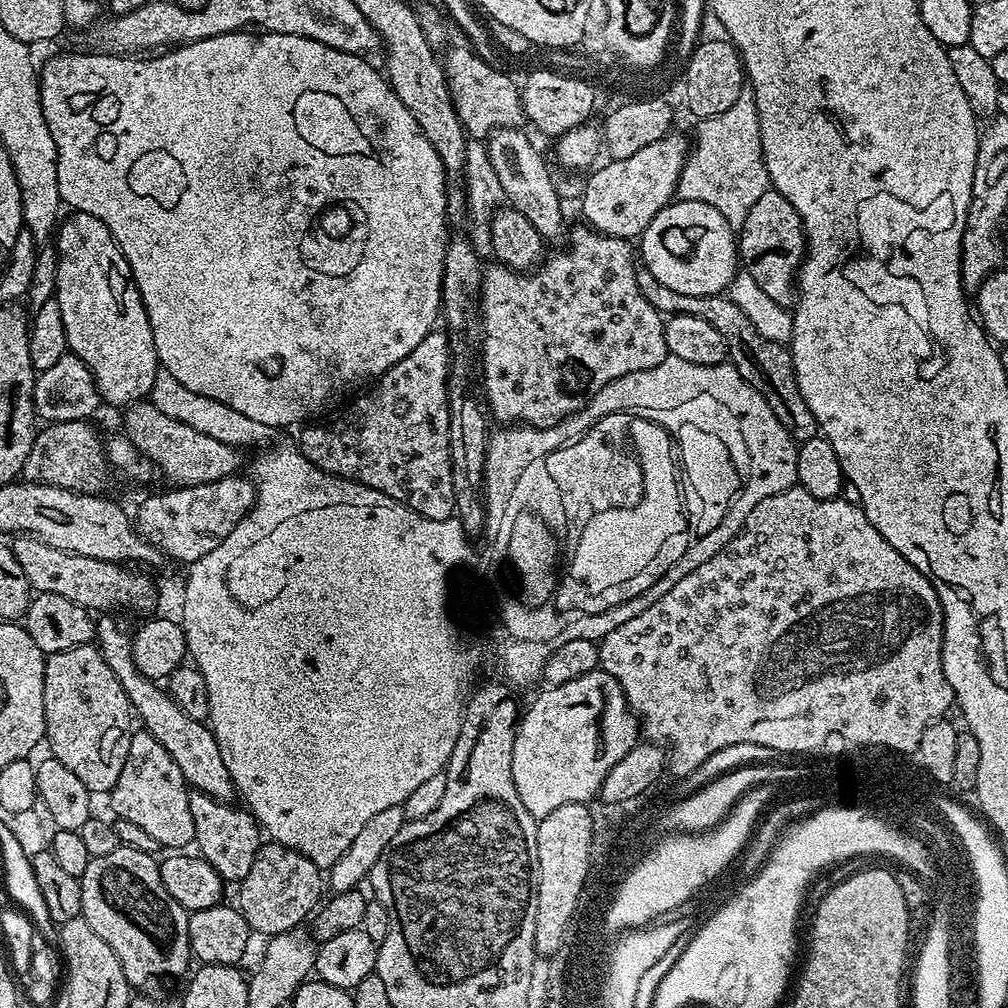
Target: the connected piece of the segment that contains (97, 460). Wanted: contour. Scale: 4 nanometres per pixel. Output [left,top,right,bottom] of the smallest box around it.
[26,422,110,496]

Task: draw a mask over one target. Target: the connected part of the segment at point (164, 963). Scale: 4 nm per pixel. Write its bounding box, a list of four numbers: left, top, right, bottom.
[79,846,194,990]

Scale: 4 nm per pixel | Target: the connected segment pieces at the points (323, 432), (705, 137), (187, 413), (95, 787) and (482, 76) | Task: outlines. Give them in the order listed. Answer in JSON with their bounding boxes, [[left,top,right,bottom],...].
[[298,330,454,519],[676,87,770,232],[150,371,270,450],[44,644,134,794],[442,48,526,141]]

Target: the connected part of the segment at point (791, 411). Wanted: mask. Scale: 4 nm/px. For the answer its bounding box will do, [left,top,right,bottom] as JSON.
[636,267,818,442]

